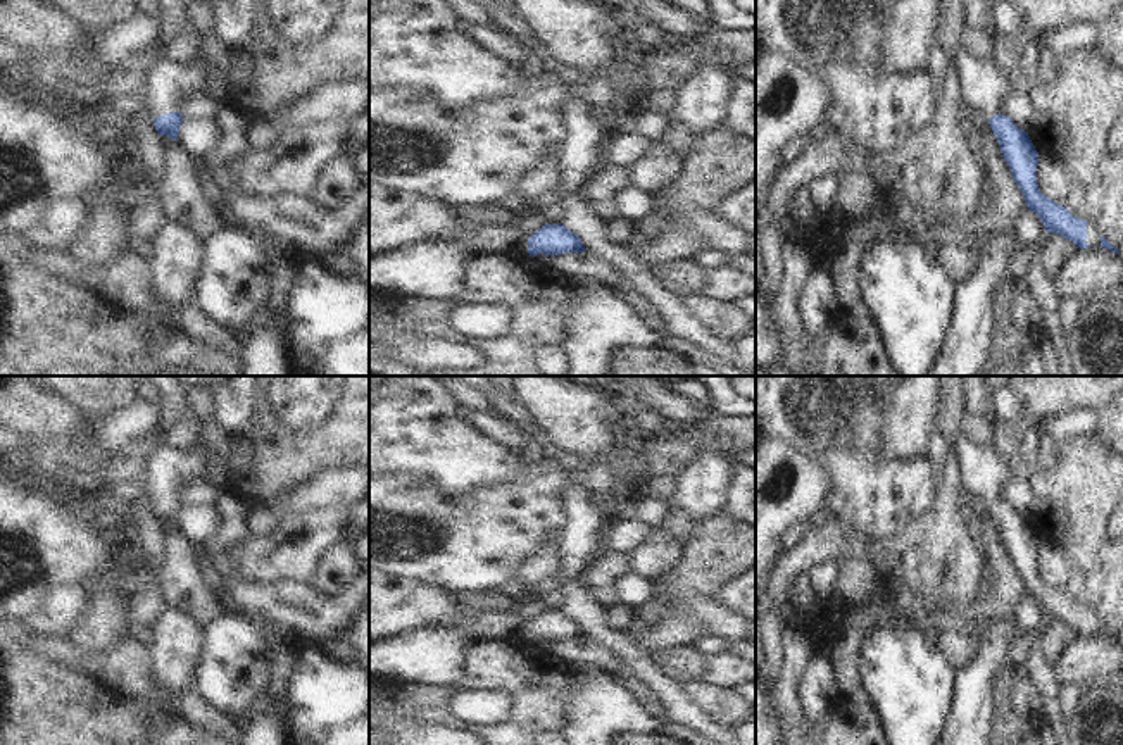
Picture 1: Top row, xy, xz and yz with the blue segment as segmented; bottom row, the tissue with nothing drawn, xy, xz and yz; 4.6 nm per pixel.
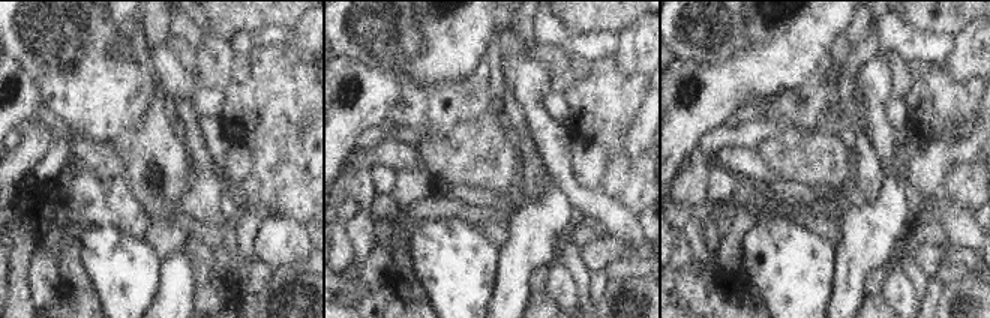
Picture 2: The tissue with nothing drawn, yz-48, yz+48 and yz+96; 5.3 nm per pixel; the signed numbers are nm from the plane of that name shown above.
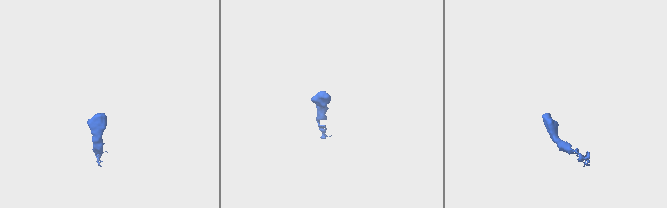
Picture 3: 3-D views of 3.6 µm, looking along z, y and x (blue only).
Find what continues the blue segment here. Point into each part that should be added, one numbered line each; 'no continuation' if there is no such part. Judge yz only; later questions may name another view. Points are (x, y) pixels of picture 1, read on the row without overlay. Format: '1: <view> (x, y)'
1: yz (982, 473)
2: yz (1092, 621)

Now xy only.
1: xy (173, 469)

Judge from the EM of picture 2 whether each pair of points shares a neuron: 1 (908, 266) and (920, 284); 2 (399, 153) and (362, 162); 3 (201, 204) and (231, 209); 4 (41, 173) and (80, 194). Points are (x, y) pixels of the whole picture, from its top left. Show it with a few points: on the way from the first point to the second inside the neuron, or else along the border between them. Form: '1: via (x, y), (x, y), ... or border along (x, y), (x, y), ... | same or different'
1: via (912, 270), (918, 279) | same
2: via (390, 153), (371, 156) | same
3: border along (227, 189), (222, 198), (222, 213), (228, 219) | different
4: border along (68, 161), (53, 179), (35, 180) | different

